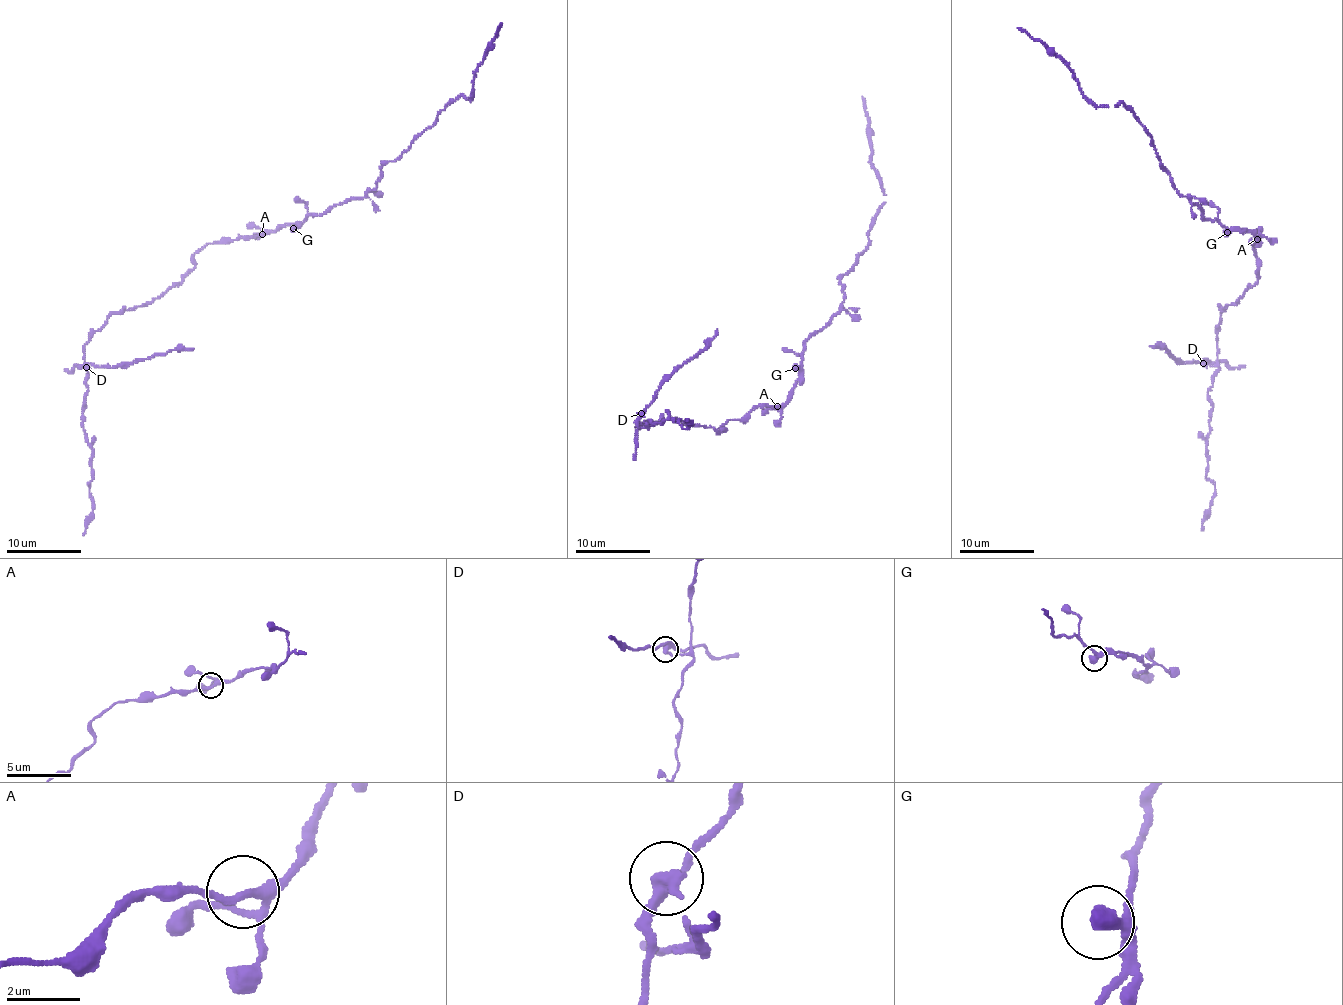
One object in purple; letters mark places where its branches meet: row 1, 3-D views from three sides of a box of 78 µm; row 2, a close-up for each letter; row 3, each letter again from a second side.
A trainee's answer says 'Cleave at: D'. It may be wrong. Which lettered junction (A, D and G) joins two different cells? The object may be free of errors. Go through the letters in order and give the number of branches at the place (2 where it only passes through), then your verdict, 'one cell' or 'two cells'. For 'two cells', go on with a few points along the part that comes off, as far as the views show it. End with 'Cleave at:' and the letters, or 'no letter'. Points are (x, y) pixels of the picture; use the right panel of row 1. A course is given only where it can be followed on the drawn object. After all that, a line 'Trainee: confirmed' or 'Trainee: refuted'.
A: branches 3; one cell
D: branches 3; two cells; course (1202, 362), (1182, 363), (1167, 349), (1149, 346)
G: branches 2; one cell
Cleave at: D
Trainee: confirmed

